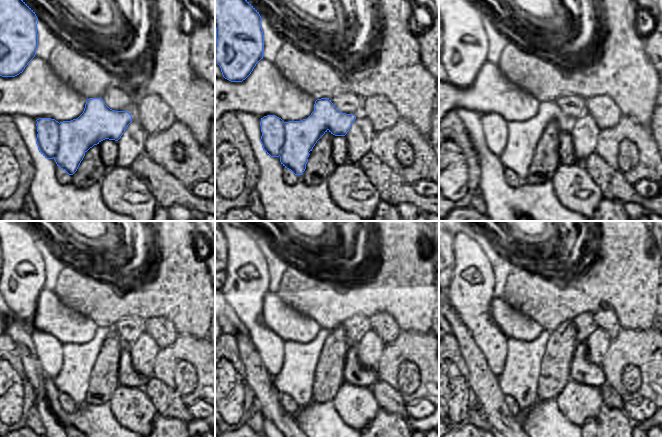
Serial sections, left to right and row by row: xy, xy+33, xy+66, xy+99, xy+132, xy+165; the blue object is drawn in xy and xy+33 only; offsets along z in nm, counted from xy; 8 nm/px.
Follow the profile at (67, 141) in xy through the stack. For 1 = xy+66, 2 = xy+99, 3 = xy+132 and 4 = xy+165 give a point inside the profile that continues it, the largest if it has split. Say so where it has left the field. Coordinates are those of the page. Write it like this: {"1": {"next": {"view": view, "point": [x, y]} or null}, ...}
{"1": {"next": {"view": "xy+66", "point": [501, 139]}}, "2": {"next": {"view": "xy+99", "point": [48, 350]}}, "3": {"next": {"view": "xy+132", "point": [248, 281]}}, "4": {"next": {"view": "xy+165", "point": [471, 295]}}}

